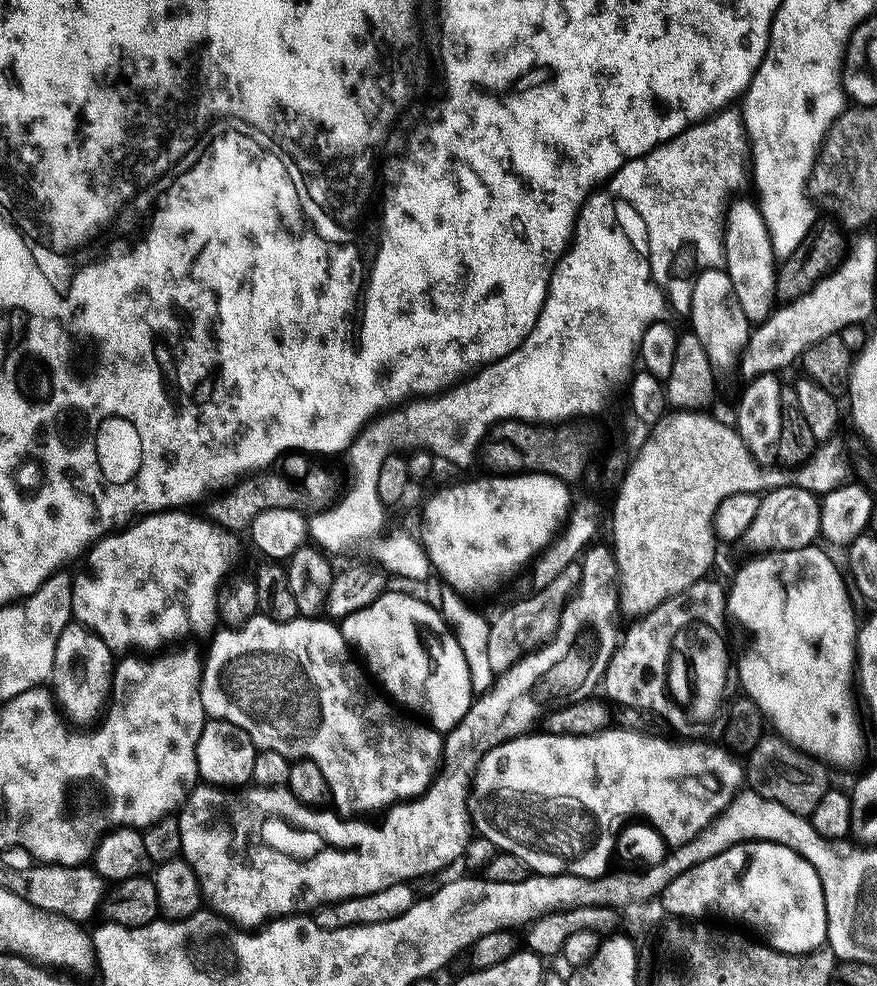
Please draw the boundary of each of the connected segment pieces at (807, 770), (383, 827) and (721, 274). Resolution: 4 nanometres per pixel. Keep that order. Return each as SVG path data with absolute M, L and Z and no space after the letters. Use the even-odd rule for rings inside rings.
M765 734L758 742L758 746L754 746L754 750L747 753L746 760L748 760L747 787L762 798L778 802L779 805L800 816L811 817L814 806L822 802L822 794L826 794L830 787L829 765L811 756L810 753L803 752L801 748L795 748L779 734Z
M501 675L493 684L492 689L487 694L480 694L472 701L472 705L466 710L466 714L458 722L458 726L454 726L444 736L444 759L440 766L436 779L432 785L428 787L423 794L417 796L415 800L406 800L392 805L383 813L380 825L376 829L368 828L364 832L364 844L353 843L351 846L343 848L330 848L327 846L321 847L321 852L317 856L312 856L309 860L295 860L292 856L287 856L284 852L279 852L276 848L271 848L268 844L263 844L260 841L260 836L256 833L256 820L252 817L252 804L244 796L239 796L241 793L236 790L226 788L217 788L215 786L196 786L189 792L187 800L184 801L178 812L180 821L180 829L182 830L182 846L180 851L183 859L188 861L188 865L194 870L194 874L200 883L200 895L203 903L207 905L211 911L217 916L223 916L225 920L231 922L235 927L241 930L256 930L265 922L271 922L282 916L299 916L301 914L315 913L317 908L323 904L333 904L339 900L346 898L354 898L355 896L365 896L366 894L374 894L378 890L382 890L386 886L394 886L395 884L403 884L405 882L416 882L419 876L428 876L431 872L440 872L447 864L452 864L464 851L468 848L468 839L474 836L474 825L469 819L470 812L470 789L472 786L472 777L476 774L476 768L480 765L480 759L486 755L494 746L504 744L508 740L514 739L516 736L525 735L524 728L524 707L526 701L521 692L516 692L516 684L512 684L512 680L508 680Z
M708 268L696 277L694 294L692 295L692 311L690 313L691 331L706 346L706 354L713 368L723 370L741 363L744 350L748 346L750 325L746 314L742 314L742 306L738 306L738 298L734 294L734 286L730 282L727 271L720 268Z

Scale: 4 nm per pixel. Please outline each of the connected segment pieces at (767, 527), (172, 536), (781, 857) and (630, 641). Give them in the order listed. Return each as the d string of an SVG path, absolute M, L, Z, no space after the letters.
M785 486L771 489L760 496L758 514L754 514L754 520L750 526L746 526L742 537L742 544L752 551L752 554L766 552L781 552L782 550L802 550L813 547L820 536L820 500L817 493L807 492L804 488Z
M191 511L153 512L109 532L88 549L80 573L72 576L75 623L83 624L95 636L102 638L113 654L156 654L183 636L204 636L217 627L220 583L232 568L237 537L203 515L191 516L188 512Z
M749 839L746 844L706 858L686 874L678 874L658 900L672 918L704 918L707 912L722 918L722 908L738 914L756 908L756 918L750 918L758 924L755 935L778 952L802 954L816 951L828 939L830 917L826 914L823 885L814 866L786 845Z
M705 578L694 582L690 586L686 586L686 590L682 590L678 594L674 594L670 598L666 598L666 602L662 602L658 606L654 606L654 610L650 610L646 615L635 619L628 633L620 640L620 649L616 653L614 651L608 657L608 669L604 672L602 681L603 695L607 697L613 705L625 704L623 707L628 710L639 710L641 713L647 714L652 712L652 716L659 718L666 710L668 710L668 698L660 692L660 688L666 688L668 684L674 684L674 666L670 666L670 658L672 656L685 657L689 653L701 656L707 652L721 651L720 636L716 631L723 626L726 621L726 609L728 606L728 593L725 585L720 585L713 578Z

